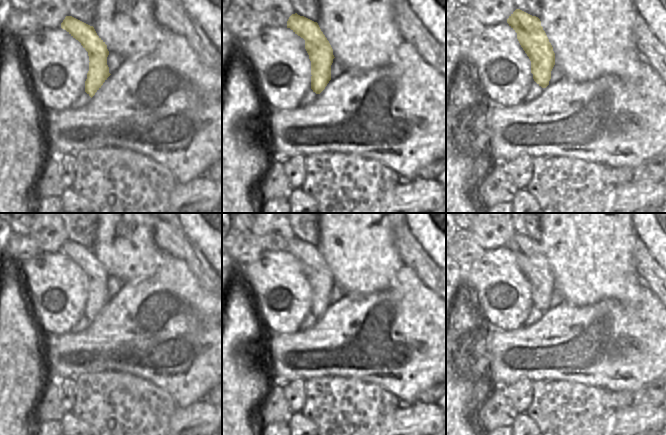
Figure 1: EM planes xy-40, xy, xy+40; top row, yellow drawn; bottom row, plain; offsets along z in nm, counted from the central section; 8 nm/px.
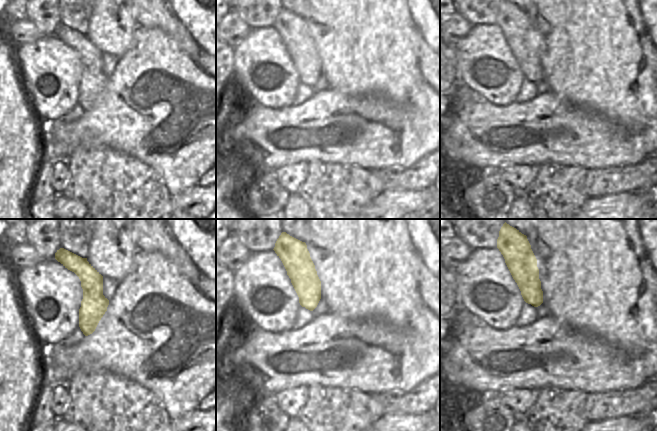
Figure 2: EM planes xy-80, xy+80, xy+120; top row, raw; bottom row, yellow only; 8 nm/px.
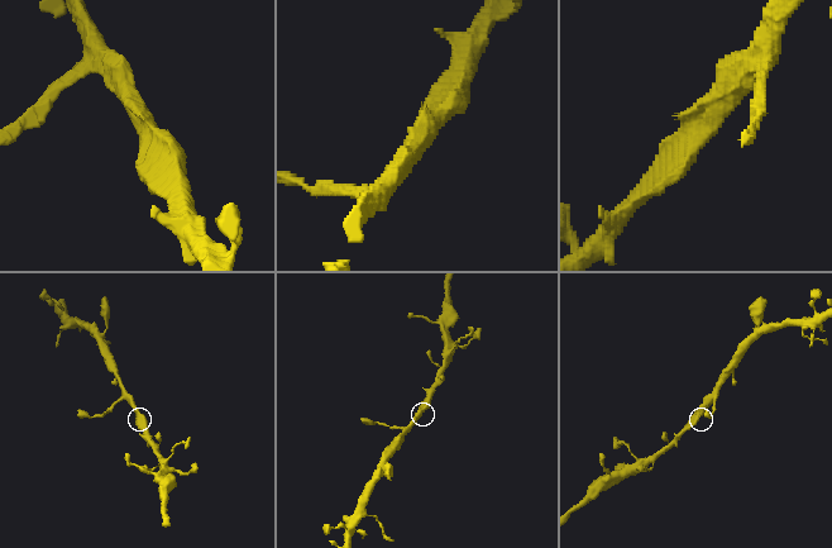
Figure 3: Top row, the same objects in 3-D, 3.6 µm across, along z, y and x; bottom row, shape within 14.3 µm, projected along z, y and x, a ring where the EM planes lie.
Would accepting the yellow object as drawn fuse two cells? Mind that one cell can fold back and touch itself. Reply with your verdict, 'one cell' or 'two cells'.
one cell

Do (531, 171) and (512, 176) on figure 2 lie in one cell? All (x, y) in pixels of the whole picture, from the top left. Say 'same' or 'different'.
same

